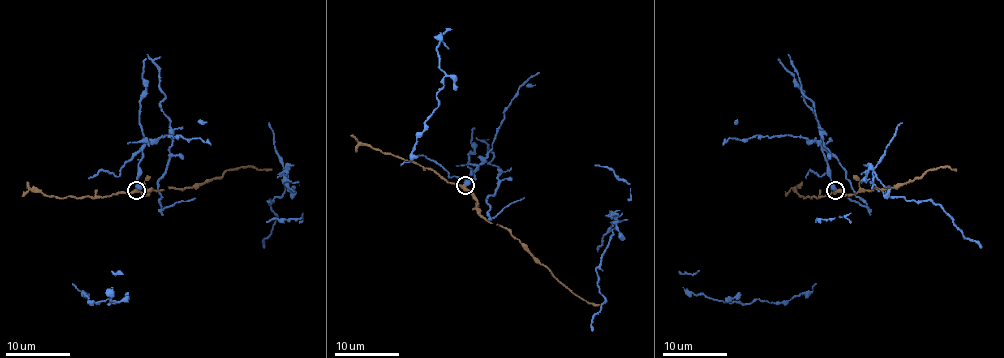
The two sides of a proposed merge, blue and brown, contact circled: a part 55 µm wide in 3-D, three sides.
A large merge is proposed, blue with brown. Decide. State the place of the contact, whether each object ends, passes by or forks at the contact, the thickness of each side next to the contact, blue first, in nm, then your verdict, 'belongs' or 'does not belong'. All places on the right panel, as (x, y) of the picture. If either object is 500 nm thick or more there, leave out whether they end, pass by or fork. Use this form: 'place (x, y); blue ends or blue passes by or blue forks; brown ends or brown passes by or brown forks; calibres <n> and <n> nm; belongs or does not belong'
place (835, 190); calibres 550 and 360 nm; does not belong

